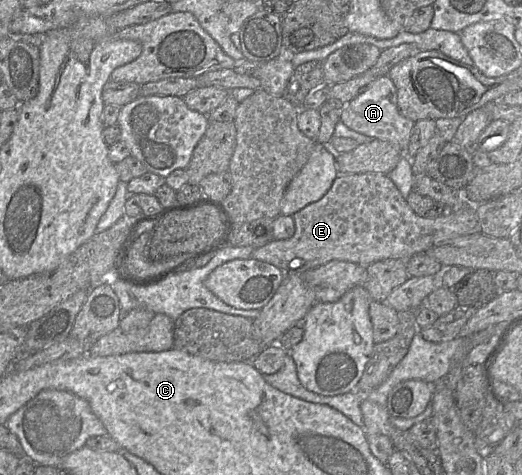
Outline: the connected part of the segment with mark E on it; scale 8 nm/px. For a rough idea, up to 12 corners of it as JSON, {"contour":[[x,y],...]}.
{"contour":[[339,174],[251,258],[287,275],[406,260],[479,231],[417,215],[386,174]]}

